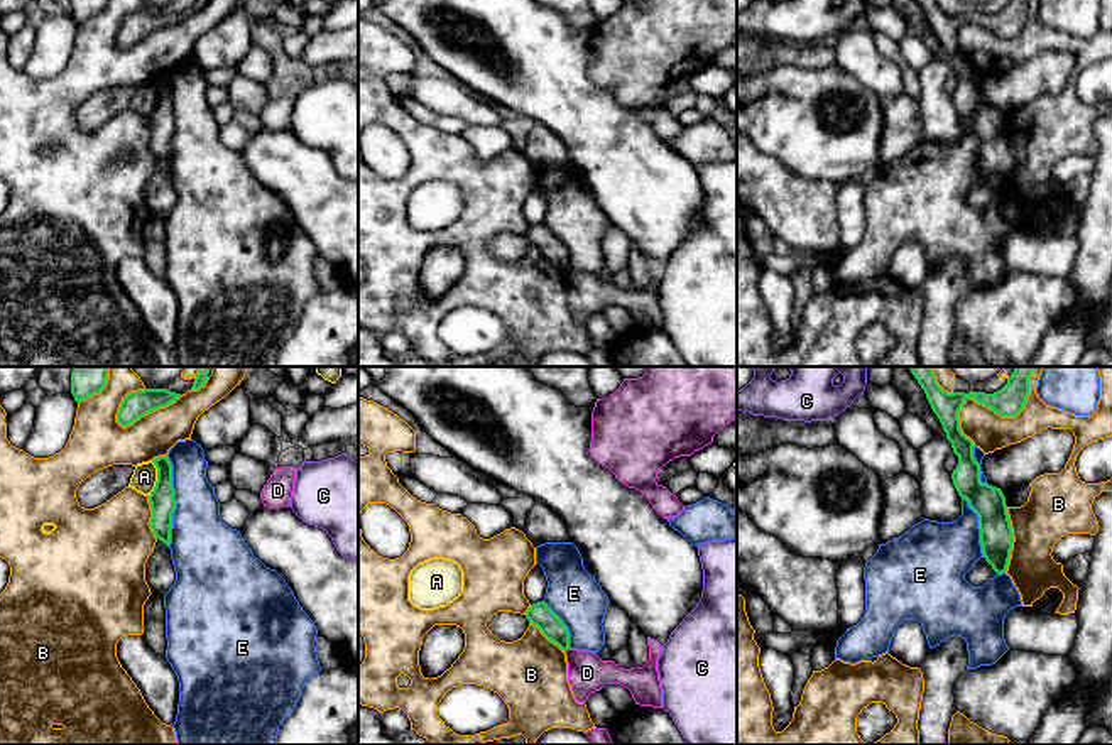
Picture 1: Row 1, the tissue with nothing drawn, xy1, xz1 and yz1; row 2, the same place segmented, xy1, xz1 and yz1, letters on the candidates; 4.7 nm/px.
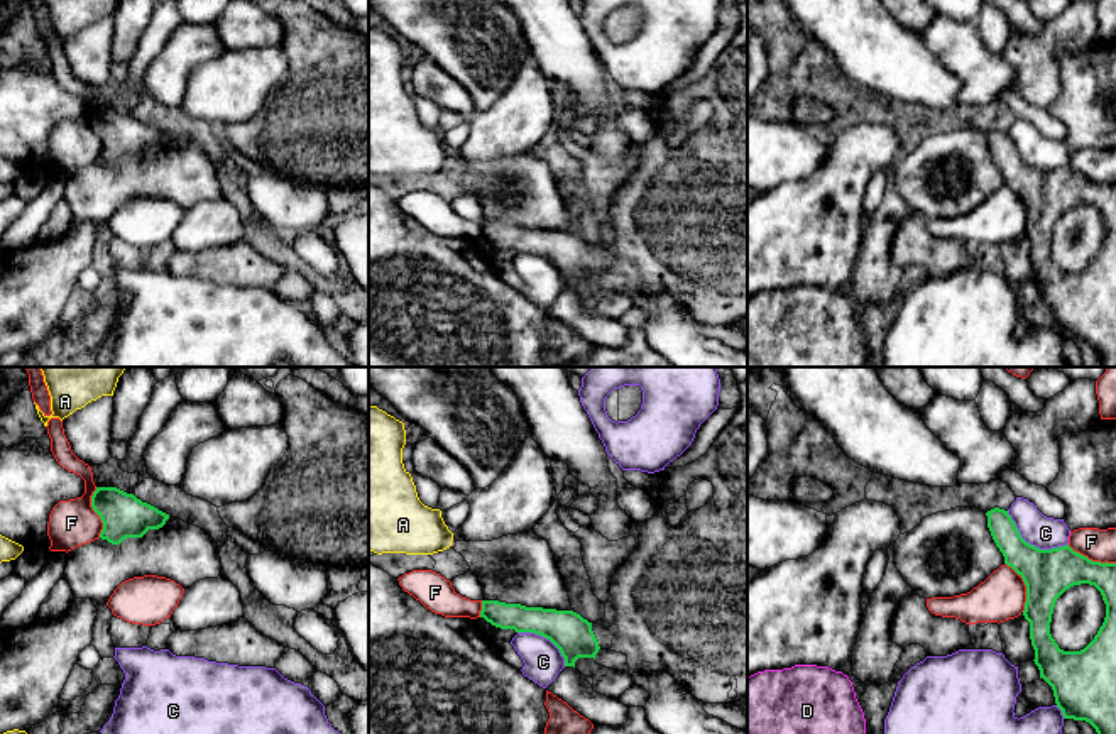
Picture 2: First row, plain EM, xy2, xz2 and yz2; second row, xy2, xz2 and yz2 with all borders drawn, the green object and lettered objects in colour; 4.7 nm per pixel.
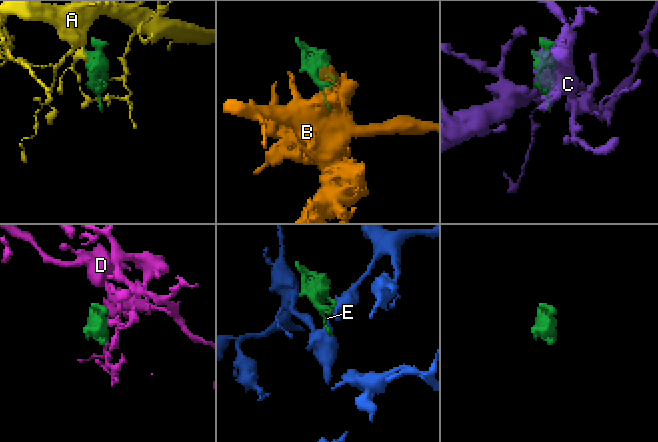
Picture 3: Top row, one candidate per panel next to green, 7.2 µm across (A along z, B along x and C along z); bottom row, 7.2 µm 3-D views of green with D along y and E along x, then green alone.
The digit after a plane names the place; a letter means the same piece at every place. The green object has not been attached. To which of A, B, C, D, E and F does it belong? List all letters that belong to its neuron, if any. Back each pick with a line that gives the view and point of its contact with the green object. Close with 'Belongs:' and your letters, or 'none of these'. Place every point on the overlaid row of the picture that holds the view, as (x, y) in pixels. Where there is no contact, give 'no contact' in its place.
Belongs: none of these

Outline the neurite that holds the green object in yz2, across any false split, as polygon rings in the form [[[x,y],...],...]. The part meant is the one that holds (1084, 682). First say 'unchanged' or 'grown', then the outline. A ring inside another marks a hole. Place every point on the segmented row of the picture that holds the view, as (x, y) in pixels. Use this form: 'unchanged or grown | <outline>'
unchanged | [[[994,507],[986,512],[991,536],[1011,567],[1026,585],[1023,616],[1030,622],[1030,639],[1035,665],[1053,690],[1055,704],[1064,719],[1086,720],[1097,734],[1116,734],[1116,563],[1092,561],[1069,545],[1040,550],[1026,543],[1008,511]],[[1094,585],[1106,604],[1106,617],[1094,639],[1080,651],[1064,651],[1050,634],[1057,599],[1070,587]]]

